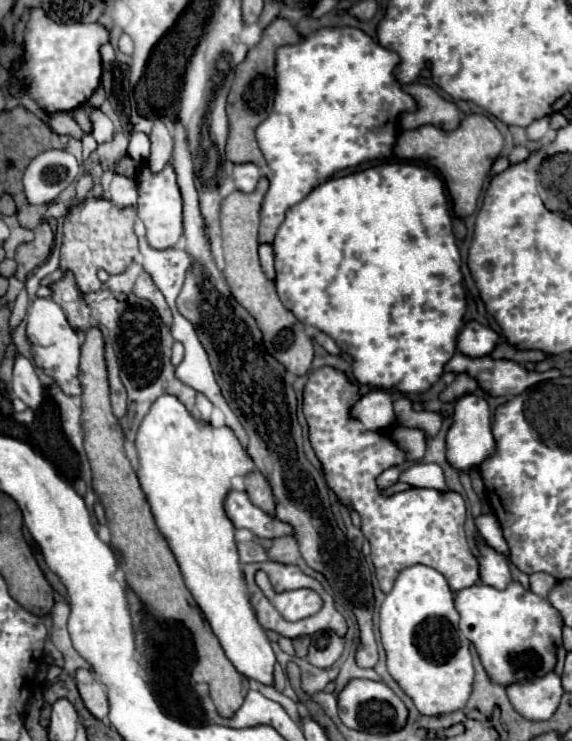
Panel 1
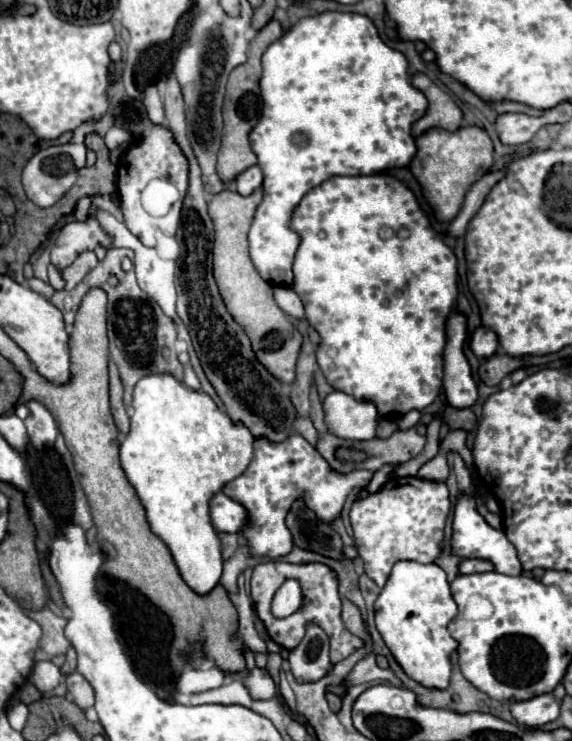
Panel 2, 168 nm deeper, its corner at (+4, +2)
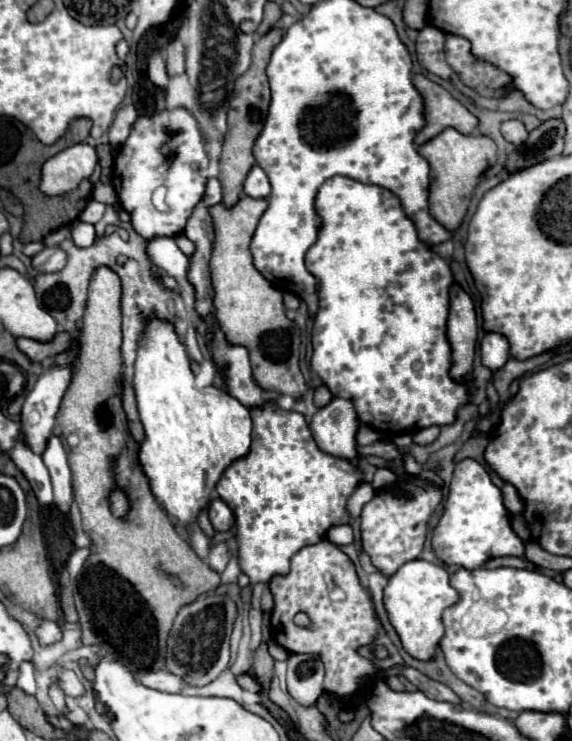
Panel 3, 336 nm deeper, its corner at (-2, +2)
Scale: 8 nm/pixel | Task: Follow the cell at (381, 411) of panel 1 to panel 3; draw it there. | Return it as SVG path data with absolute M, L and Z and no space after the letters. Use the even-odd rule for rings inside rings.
M332 397L332 401L318 409L318 413L312 417L310 431L314 433L314 439L320 449L326 449L326 453L334 453L334 457L342 459L356 459L356 433L360 427L360 419L356 415L354 403L350 399ZM340 411L340 417L334 419L332 413Z

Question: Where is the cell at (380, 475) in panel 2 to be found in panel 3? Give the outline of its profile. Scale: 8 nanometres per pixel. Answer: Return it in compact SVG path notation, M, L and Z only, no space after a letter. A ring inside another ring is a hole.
M362 483L356 491L354 491L354 495L350 497L350 501L348 501L348 511L350 511L350 515L352 517L358 517L360 515L360 509L374 497L374 487L372 487L372 483Z

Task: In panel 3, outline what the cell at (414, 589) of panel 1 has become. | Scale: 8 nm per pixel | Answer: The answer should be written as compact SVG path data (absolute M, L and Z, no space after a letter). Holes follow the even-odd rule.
M422 559L404 563L388 579L388 585L384 587L384 609L388 613L388 619L396 629L406 653L418 661L434 659L434 653L444 637L442 613L446 607L458 601L460 601L460 595L450 585L448 571L442 565L422 561Z

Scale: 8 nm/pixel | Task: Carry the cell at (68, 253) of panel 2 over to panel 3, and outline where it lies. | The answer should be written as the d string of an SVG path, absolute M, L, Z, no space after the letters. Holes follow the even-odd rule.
M46 247L42 249L38 255L32 257L32 265L34 269L38 269L40 273L54 273L64 269L68 263L68 255L64 249L60 247Z

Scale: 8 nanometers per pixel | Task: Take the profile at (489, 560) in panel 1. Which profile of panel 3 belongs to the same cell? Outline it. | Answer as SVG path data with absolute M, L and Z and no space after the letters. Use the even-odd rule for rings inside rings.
M464 459L456 465L444 515L434 529L432 547L446 565L460 565L464 569L478 569L492 557L524 557L524 543L510 527L508 511L502 505L502 493L478 461Z

